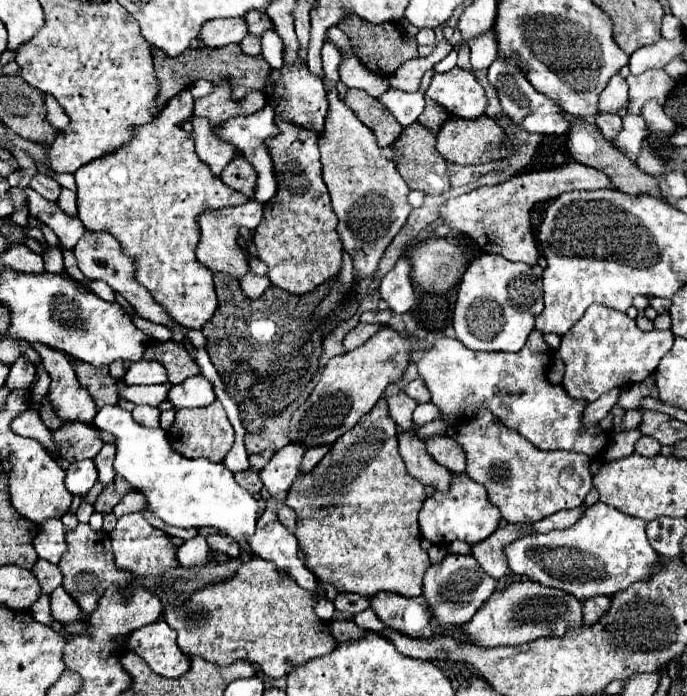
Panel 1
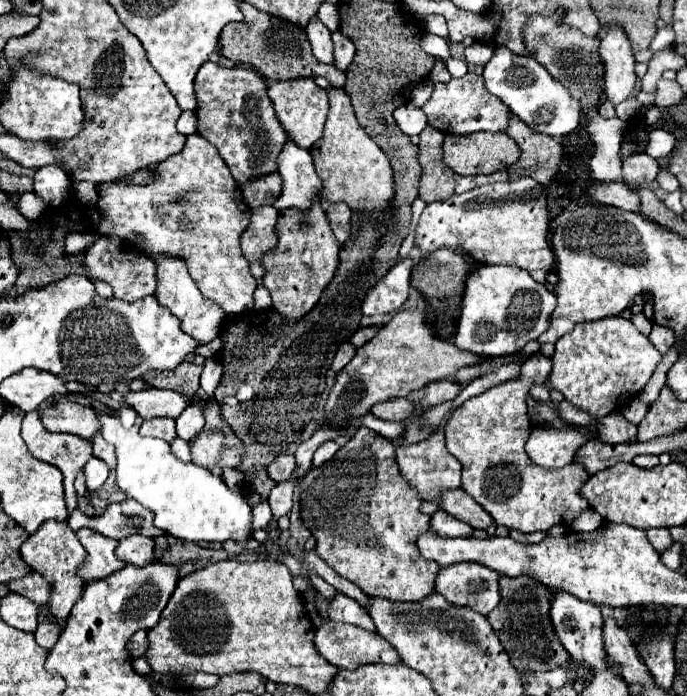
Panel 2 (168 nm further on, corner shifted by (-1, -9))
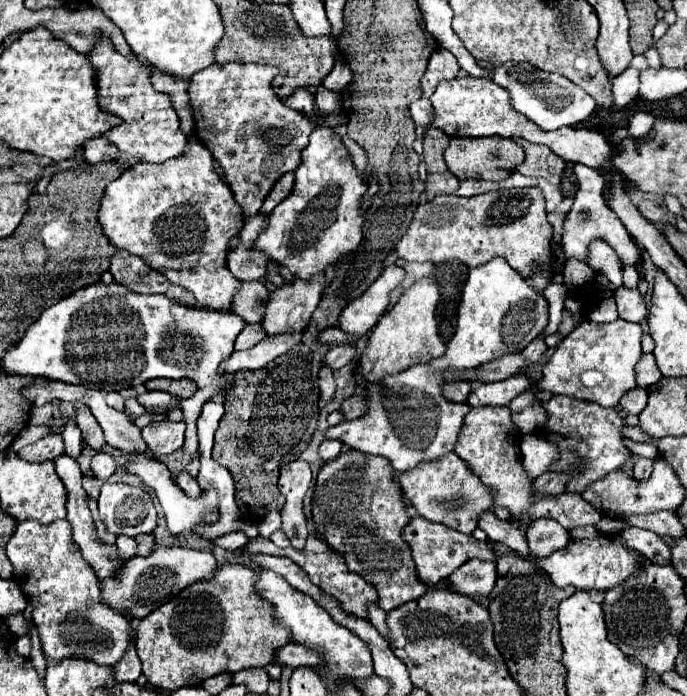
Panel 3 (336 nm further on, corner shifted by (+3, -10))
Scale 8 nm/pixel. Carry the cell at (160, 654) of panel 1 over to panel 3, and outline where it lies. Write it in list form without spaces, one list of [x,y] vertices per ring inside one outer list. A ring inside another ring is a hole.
[[[36,520],[18,522],[6,552],[14,566],[12,578],[32,602],[32,620],[48,660],[82,658],[98,666],[112,666],[122,658],[130,644],[132,628],[122,614],[100,600],[98,578],[78,552],[68,520],[54,520],[50,524],[40,524]]]

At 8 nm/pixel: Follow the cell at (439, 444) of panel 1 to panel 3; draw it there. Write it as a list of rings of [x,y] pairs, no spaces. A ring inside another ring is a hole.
[[[450,452],[434,462],[418,464],[414,470],[408,470],[400,476],[400,488],[410,498],[410,504],[420,516],[430,522],[440,522],[452,530],[472,534],[478,526],[478,520],[484,512],[494,510],[494,490],[480,482],[480,478],[468,468],[468,464],[456,454]]]

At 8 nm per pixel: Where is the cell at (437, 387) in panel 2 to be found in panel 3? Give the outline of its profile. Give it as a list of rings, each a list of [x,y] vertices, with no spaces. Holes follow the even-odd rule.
[[[456,380],[456,382],[448,382],[444,386],[444,394],[448,400],[452,402],[466,402],[468,394],[472,392],[472,384],[464,382],[464,380]]]

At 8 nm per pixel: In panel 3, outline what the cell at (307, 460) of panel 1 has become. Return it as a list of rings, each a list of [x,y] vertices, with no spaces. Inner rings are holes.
[[[324,440],[320,444],[320,456],[324,460],[336,460],[342,452],[342,442],[336,442],[336,440]]]

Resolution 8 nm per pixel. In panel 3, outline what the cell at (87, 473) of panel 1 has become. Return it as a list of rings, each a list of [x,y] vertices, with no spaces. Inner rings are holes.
[[[96,454],[92,458],[92,462],[90,462],[90,468],[92,468],[92,472],[94,472],[96,478],[108,480],[116,472],[118,462],[116,462],[116,458],[112,454]]]

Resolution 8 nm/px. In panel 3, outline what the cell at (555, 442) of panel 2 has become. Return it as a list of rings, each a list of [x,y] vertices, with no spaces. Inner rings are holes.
[[[536,434],[522,436],[520,452],[522,452],[522,466],[530,480],[544,474],[546,466],[554,462],[554,446],[550,446],[550,442],[542,442],[542,438],[538,438]]]

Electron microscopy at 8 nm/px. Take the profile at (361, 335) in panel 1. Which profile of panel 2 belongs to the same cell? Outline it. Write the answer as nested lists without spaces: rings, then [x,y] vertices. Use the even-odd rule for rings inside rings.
[[[346,341],[346,343],[338,349],[338,353],[336,353],[334,361],[332,361],[332,371],[338,373],[338,371],[354,357],[354,353],[356,353],[356,347],[354,347],[350,341]]]

